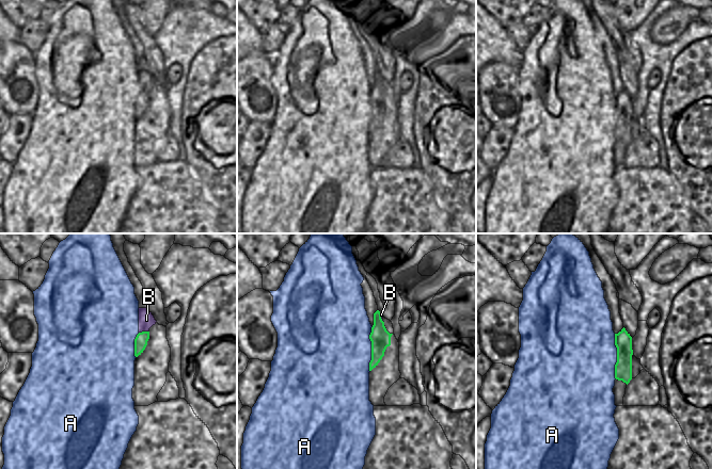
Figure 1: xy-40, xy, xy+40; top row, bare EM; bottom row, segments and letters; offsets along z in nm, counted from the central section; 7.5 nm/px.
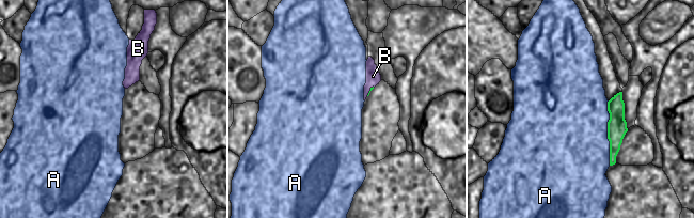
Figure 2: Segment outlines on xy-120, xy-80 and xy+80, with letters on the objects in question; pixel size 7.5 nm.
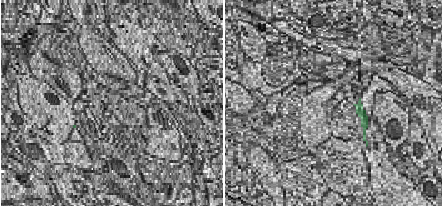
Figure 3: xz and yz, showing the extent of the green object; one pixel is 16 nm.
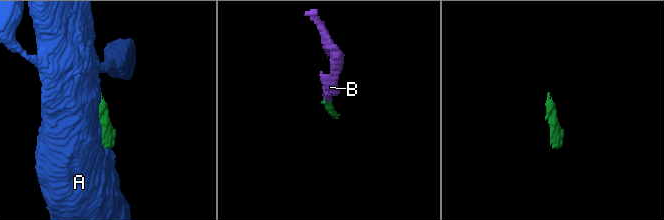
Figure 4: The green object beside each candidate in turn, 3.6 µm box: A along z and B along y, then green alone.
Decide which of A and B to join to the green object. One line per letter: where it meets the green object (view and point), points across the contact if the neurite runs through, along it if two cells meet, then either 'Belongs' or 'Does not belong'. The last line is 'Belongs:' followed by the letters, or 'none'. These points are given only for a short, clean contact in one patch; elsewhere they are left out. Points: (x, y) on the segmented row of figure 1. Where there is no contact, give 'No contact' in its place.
A: Touches green at xy+40 (617, 356). Does not belong
B: Touches green at xy-40 (143, 332). Path across: xy-40 (141, 340), (143, 332), (146, 320). Belongs
Belongs: B

